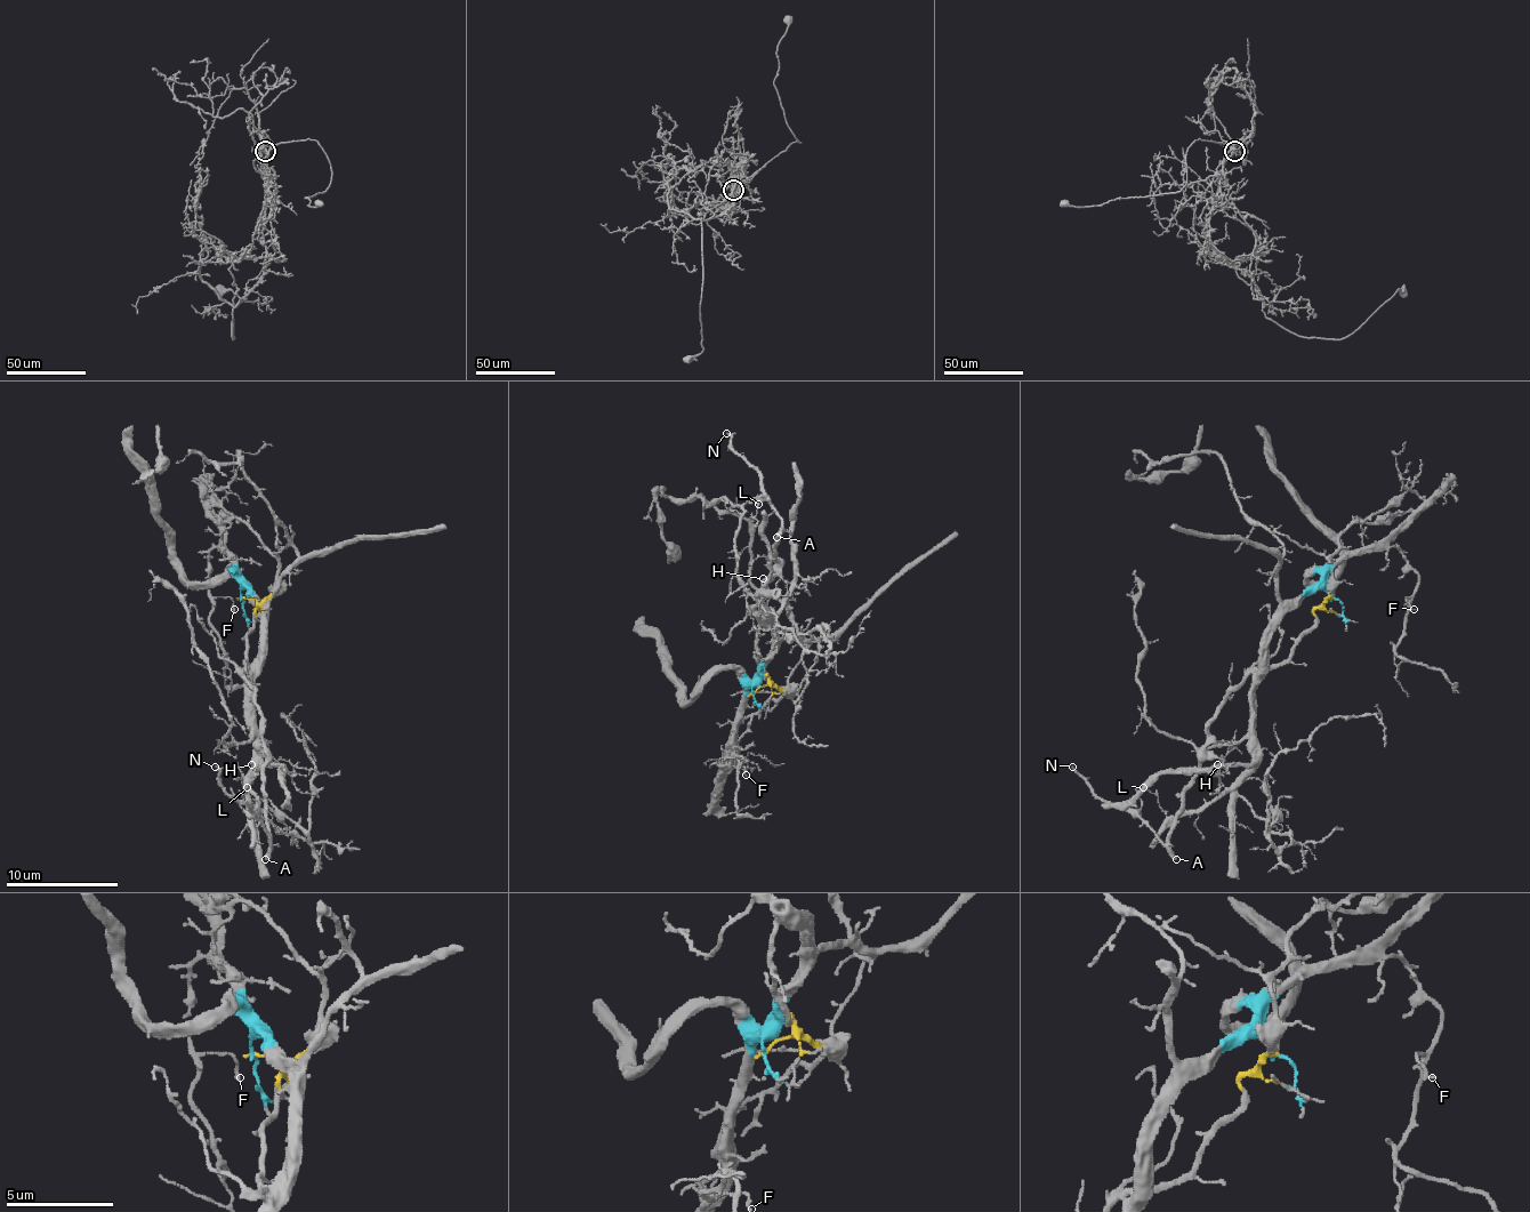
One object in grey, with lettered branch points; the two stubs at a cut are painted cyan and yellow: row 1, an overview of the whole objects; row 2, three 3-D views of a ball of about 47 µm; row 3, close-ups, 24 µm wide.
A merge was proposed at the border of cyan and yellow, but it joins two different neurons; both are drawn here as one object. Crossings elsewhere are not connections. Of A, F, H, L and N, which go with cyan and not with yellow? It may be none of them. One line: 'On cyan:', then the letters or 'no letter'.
On cyan: F, H, L

